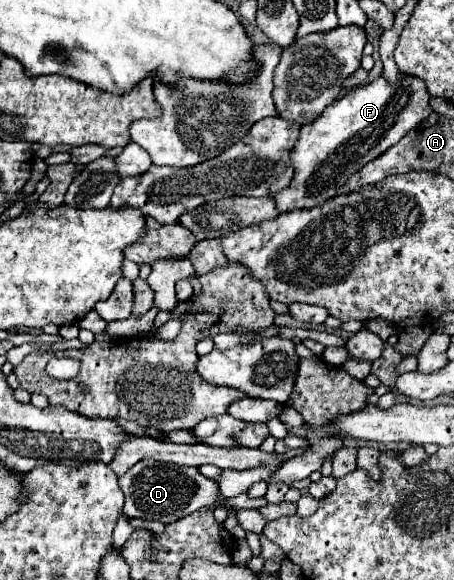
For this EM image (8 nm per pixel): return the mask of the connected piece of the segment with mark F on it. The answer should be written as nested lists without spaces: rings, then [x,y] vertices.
[[[403,75],[399,83],[391,85],[379,77],[373,83],[351,89],[335,101],[325,115],[301,127],[299,139],[291,151],[293,181],[287,189],[273,195],[279,213],[309,209],[335,197],[355,171],[401,141],[407,131],[417,127],[429,115],[429,111],[425,83],[413,75]]]

